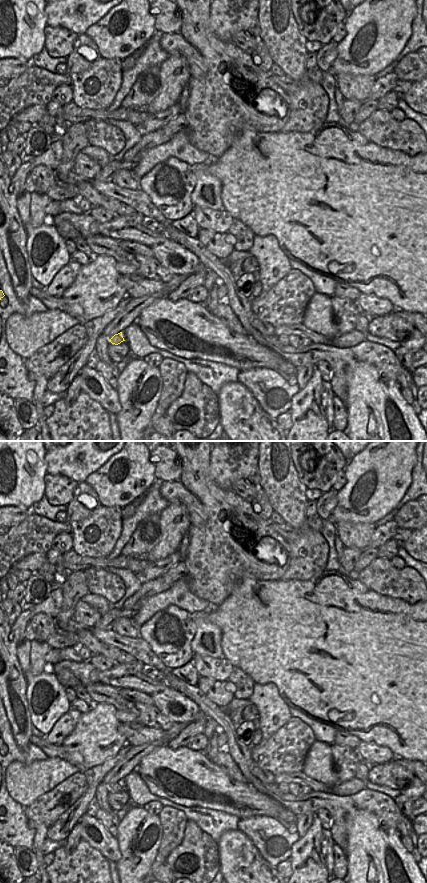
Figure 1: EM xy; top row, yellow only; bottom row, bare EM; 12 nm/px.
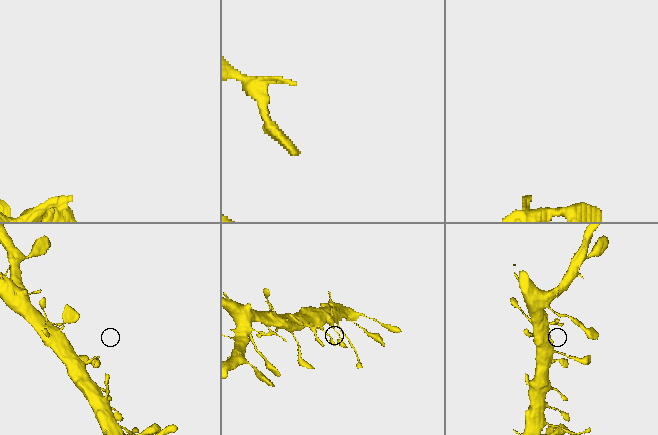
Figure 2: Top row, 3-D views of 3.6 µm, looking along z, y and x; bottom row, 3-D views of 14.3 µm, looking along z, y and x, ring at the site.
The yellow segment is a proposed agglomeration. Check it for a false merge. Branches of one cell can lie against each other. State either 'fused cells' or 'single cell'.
single cell

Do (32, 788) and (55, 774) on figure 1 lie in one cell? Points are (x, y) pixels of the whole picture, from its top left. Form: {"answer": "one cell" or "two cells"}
{"answer": "one cell"}

